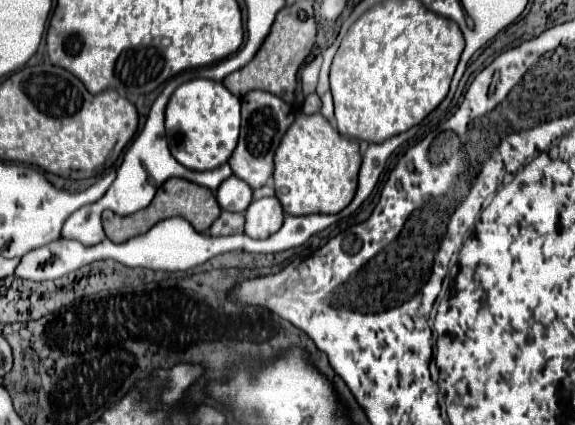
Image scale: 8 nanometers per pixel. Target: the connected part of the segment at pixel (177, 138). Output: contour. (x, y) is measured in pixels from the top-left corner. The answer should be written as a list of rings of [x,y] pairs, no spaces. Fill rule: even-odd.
[[[193,79],[175,89],[165,111],[165,129],[171,153],[187,169],[215,169],[231,157],[239,139],[241,103],[223,83],[211,79]]]

